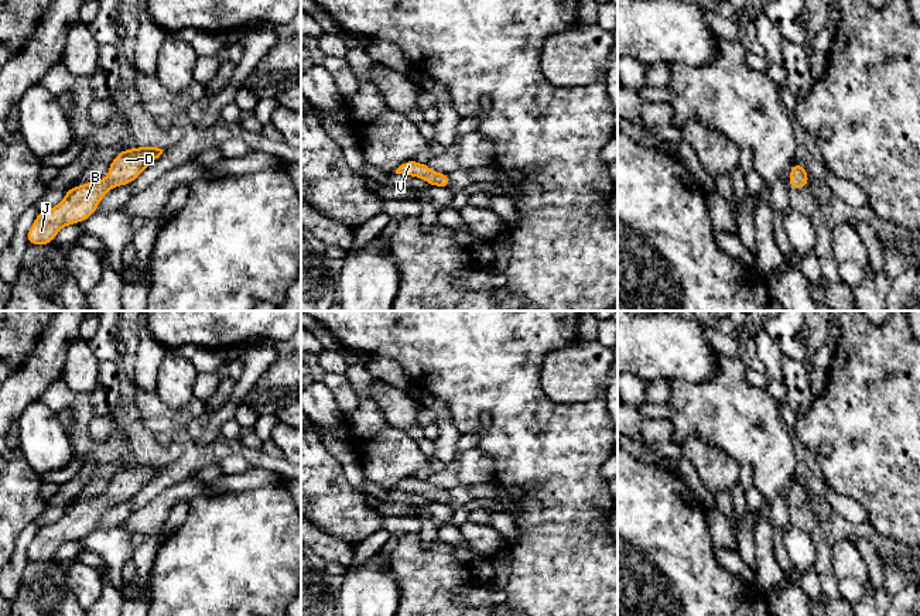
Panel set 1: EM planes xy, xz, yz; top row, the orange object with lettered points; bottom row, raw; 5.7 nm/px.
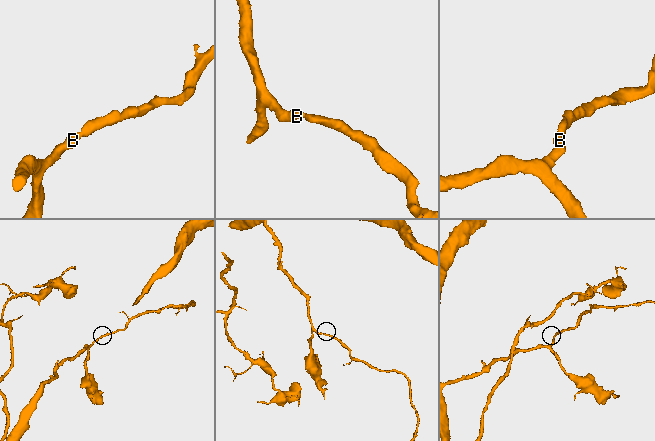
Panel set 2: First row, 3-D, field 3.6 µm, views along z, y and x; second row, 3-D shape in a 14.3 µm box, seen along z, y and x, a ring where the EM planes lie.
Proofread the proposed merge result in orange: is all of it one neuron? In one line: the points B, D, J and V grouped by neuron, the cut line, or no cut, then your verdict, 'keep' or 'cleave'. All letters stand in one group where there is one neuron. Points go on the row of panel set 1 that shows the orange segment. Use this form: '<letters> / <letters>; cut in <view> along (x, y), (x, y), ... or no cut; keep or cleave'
B D J V; no cut; keep

